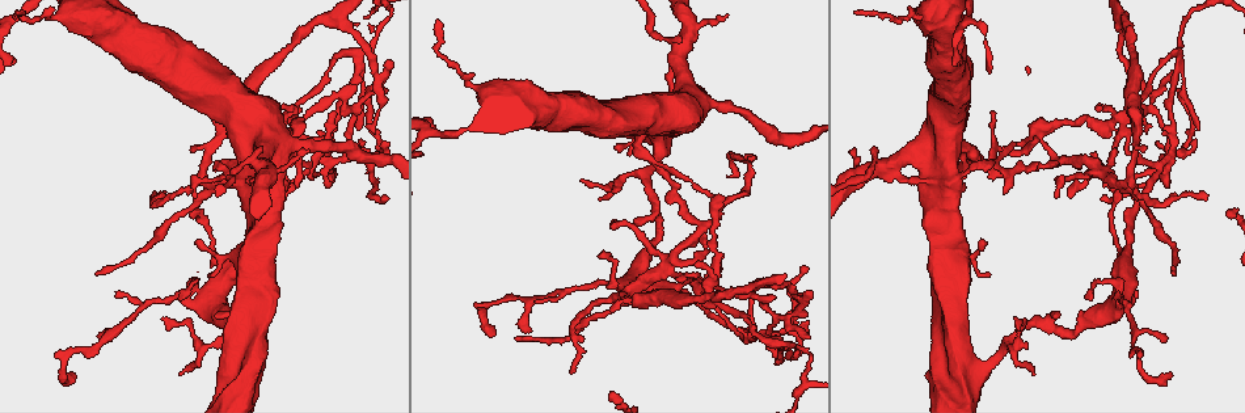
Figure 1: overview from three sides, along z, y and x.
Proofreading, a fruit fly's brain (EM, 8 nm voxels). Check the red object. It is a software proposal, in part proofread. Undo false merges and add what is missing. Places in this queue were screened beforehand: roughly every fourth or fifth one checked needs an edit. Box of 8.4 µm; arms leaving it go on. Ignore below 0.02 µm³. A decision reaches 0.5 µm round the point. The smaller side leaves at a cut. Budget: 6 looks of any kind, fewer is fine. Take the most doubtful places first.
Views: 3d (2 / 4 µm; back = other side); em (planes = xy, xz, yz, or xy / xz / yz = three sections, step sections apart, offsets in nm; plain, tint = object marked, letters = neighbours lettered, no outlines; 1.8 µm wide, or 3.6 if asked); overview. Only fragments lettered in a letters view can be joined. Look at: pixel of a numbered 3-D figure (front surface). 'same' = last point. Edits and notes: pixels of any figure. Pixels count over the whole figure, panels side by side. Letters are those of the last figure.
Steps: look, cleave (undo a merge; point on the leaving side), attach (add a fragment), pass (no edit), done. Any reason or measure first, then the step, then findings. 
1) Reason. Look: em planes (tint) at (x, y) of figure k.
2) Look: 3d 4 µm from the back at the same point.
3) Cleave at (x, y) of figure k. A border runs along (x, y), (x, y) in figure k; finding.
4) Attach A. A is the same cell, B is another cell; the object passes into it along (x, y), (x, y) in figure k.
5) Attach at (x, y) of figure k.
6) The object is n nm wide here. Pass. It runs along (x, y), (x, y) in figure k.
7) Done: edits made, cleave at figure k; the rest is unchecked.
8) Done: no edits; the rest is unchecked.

Closes a loop. Look: 3d 2 µm at (1120, 119) of figure 1.

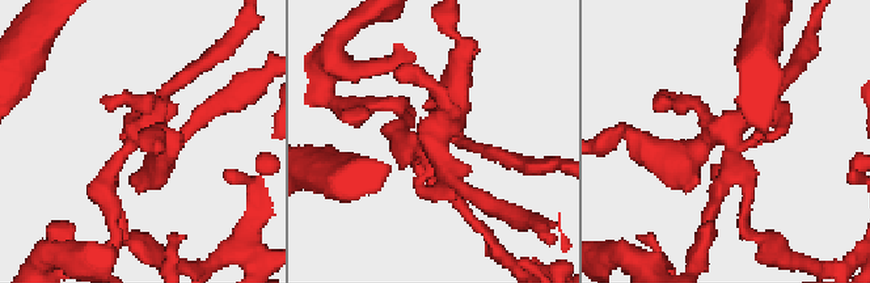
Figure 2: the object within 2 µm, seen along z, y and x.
Now the EM. Look: em planes (tint) at (720, 137) of figure 2.

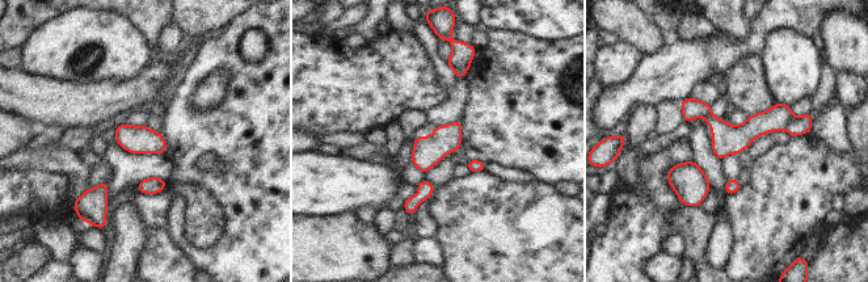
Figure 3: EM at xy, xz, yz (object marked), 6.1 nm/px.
Look: em planes (letters) at the same point.

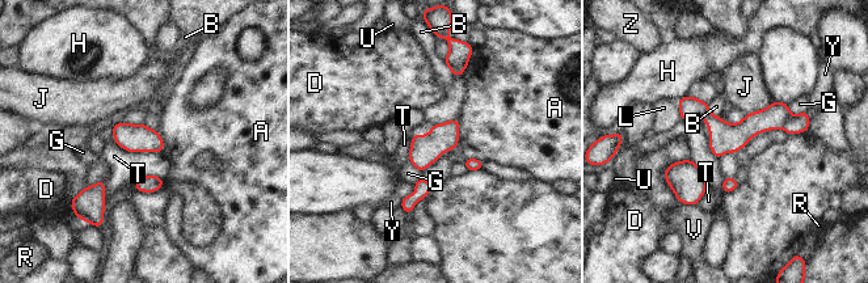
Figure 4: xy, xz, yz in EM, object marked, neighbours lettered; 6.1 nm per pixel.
The object is 180 nm wide here. Cleave at (772, 117) of figure 4. A, B, D, G, H, J, L, R, T, U, V, Y and Z are other cells; the part that leaves runs along (682, 102), (721, 130), (784, 106) in figure 4; a second neuron is stuck on.

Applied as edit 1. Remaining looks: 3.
Look: overview.

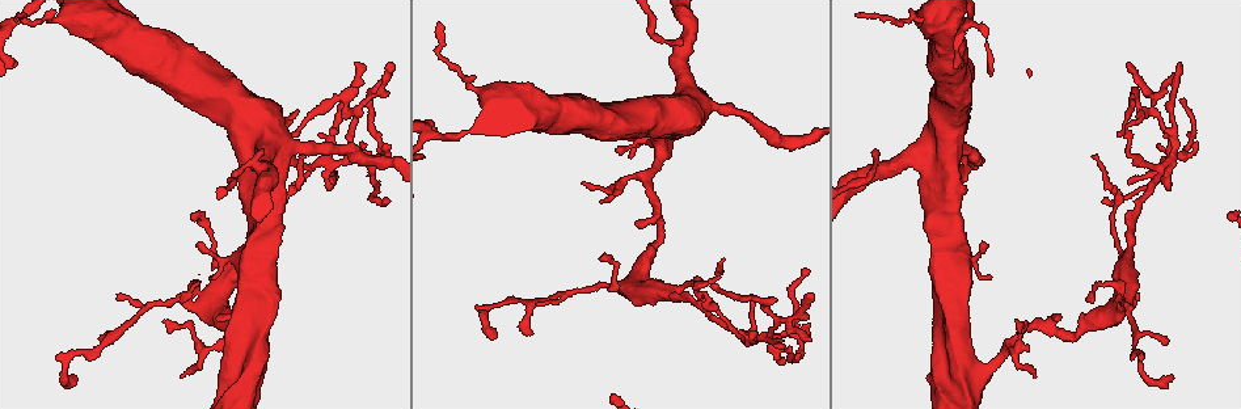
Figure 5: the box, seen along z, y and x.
Branch stops here. Look: em xz step 4 (letters) at (356, 64) of figure 5.

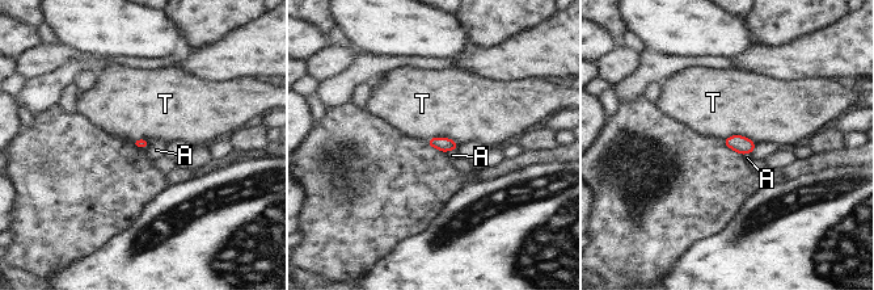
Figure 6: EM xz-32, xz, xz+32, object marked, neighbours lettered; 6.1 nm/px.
Pass. A and T are other cells; a border runs along (722, 139), (744, 135), (756, 144) in figure 6; none of them fits.

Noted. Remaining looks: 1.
Thin end. Look: em planes (letters) at (179, 301) of figure 5.

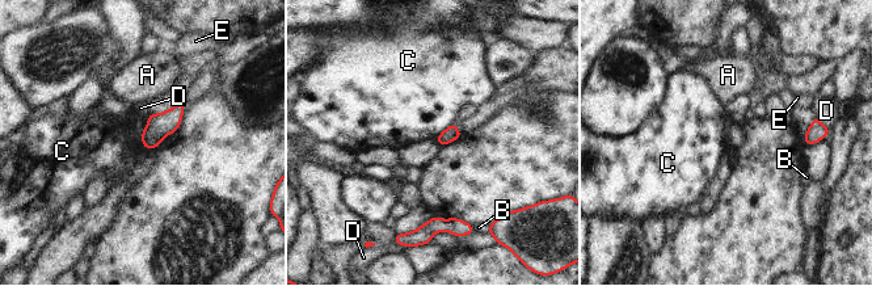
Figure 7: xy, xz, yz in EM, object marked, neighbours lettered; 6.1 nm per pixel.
Pass. A, B, C, D and E are other cells; a border runs along (454, 121), (436, 139) in figure 7; none of them fits.

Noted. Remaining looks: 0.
Done: edits made, cleave at figure 4; the rest is unchecked.

